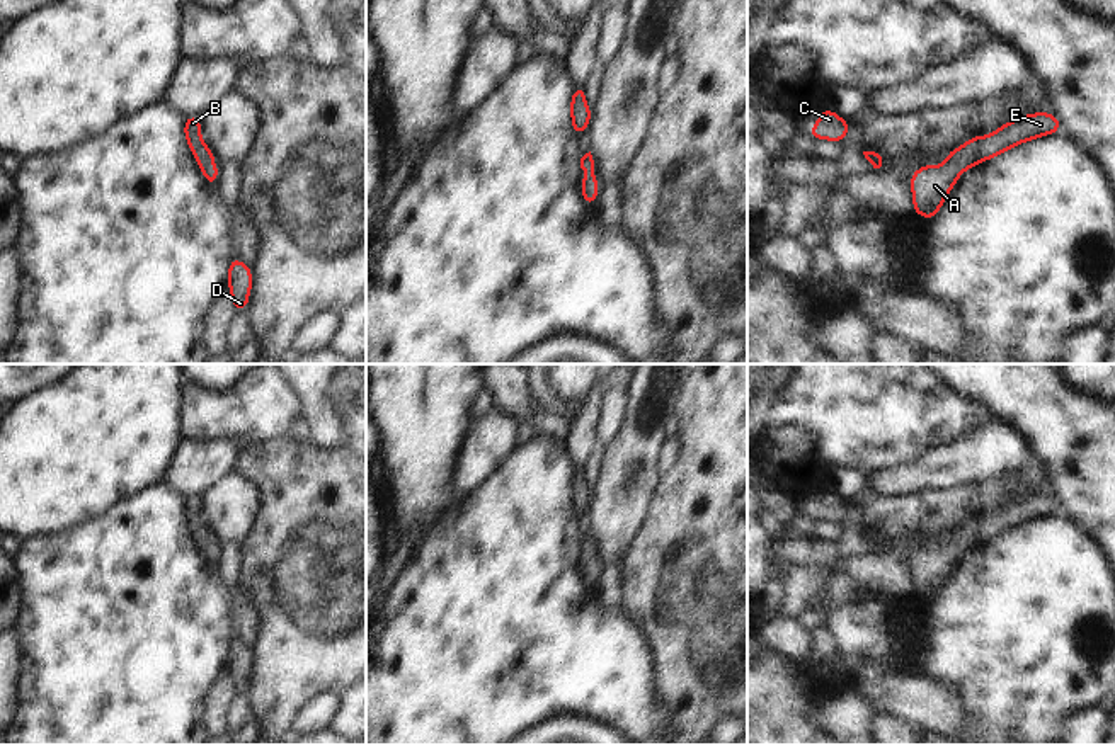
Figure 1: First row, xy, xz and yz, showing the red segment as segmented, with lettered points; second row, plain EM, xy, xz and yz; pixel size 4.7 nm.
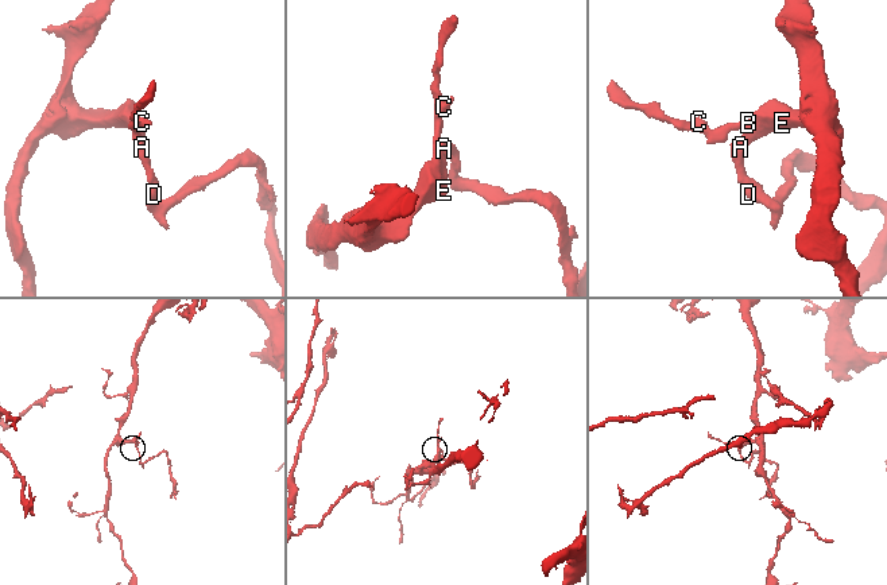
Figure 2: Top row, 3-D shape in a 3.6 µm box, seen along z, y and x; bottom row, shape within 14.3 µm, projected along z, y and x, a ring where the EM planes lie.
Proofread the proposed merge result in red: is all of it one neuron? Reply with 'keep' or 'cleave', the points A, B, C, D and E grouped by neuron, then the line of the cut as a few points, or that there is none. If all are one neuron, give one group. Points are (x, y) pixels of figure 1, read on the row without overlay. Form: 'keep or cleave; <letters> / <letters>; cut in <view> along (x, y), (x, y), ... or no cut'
keep; A B C D E; no cut

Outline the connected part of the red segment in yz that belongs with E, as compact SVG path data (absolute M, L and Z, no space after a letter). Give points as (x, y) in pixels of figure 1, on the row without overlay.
M1054 493L1025 495L999 507L987 517L977 515L962 527L946 532L943 546L929 544L916 549L909 558L914 595L933 600L965 551L999 537L1021 524L1052 514L1062 514L1061 502Z

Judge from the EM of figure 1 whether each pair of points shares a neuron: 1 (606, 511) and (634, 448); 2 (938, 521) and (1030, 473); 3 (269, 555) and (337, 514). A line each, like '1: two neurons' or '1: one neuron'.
1: one neuron
2: one neuron
3: one neuron

